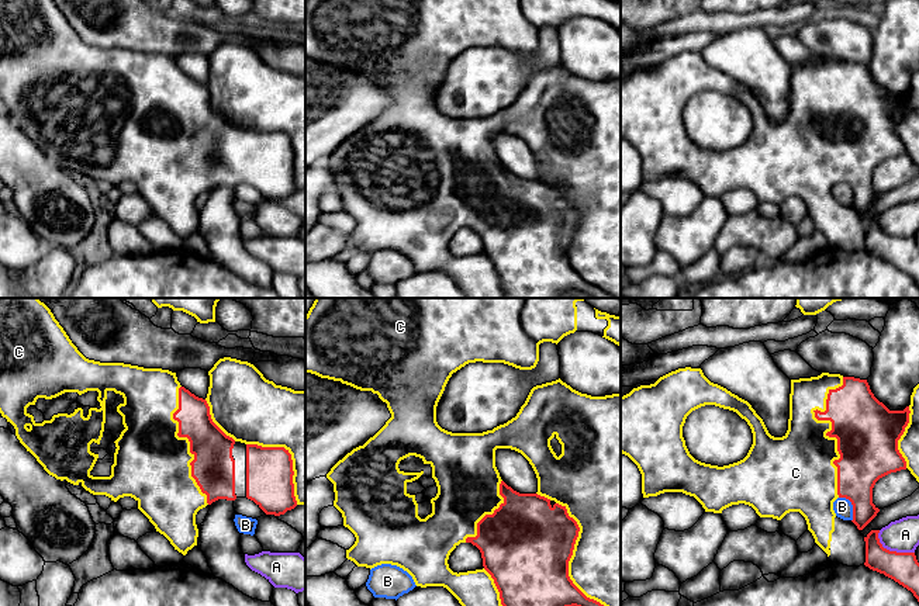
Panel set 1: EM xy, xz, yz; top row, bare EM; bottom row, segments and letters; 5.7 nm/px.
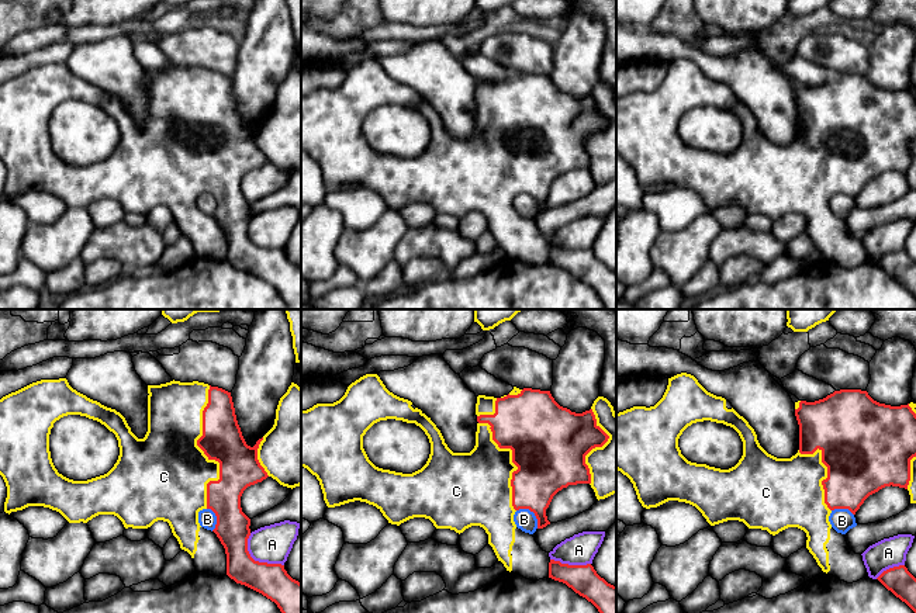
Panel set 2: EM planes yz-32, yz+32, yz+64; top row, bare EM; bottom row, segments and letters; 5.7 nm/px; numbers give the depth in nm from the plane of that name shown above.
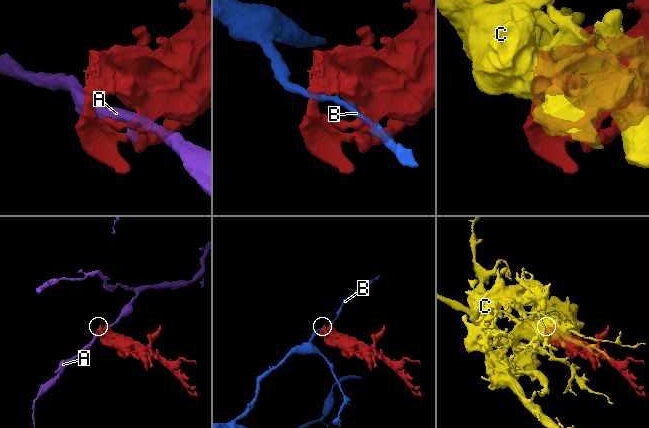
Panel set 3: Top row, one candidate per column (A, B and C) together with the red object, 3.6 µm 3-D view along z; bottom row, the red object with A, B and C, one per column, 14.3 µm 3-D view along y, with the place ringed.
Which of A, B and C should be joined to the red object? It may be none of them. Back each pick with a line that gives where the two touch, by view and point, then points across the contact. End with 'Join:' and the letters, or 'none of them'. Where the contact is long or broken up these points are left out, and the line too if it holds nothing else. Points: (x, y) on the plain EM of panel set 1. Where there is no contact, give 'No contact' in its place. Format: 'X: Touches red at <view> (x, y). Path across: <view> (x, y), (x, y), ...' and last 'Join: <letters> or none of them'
C: Touches red at yz (832, 113)
Join: C

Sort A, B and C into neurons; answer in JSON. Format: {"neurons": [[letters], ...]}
{"neurons": [["A"], ["B"], ["C"]]}

